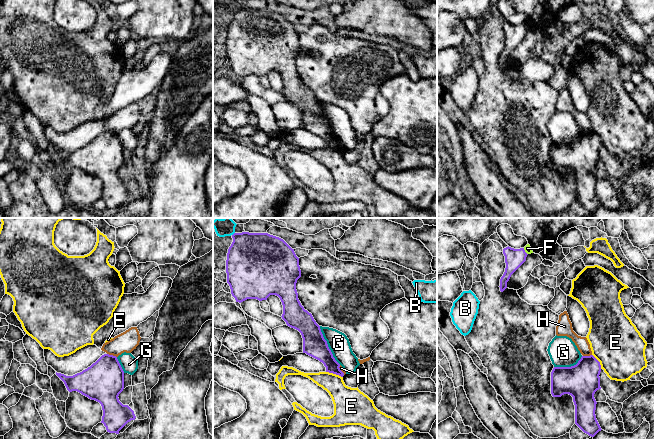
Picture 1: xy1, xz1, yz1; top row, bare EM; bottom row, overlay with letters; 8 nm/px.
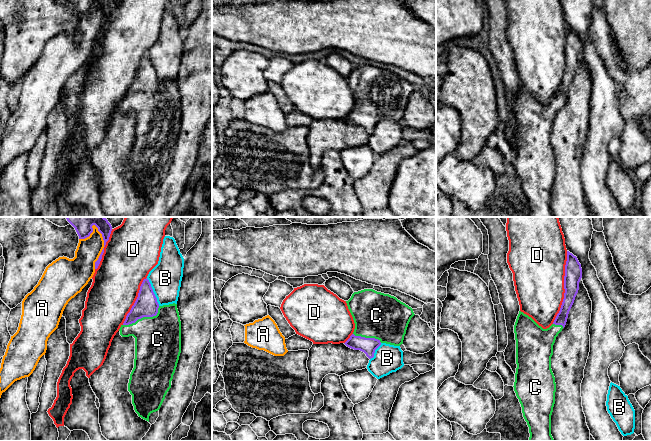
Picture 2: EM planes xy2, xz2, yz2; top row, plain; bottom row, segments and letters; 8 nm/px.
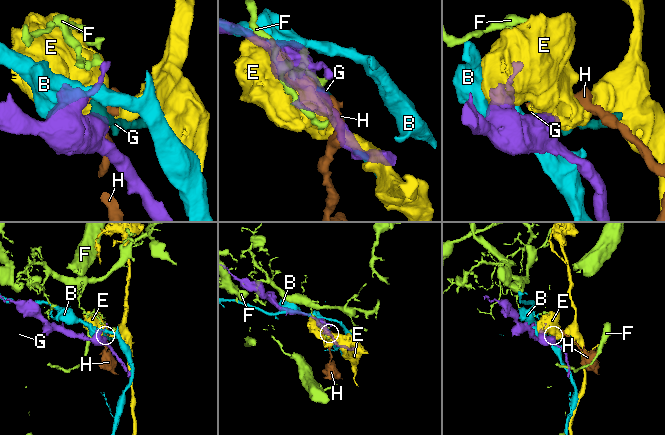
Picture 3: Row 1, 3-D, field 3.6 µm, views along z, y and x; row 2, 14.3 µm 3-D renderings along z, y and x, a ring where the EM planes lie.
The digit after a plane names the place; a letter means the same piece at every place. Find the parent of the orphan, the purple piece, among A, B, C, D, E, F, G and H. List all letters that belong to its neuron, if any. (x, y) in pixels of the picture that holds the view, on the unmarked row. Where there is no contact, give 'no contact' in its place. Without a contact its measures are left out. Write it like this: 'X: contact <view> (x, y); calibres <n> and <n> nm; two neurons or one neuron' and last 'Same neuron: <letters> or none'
A: contact xy2 (104, 22); calibres 110 and 200 nm; two neurons
B: contact xy2 (153, 68); calibres 190 and 260 nm; two neurons
C: contact xy2 (143, 92); calibres 190 and 360 nm; one neuron
D: contact yz2 (564, 63); calibres 140 and 420 nm; two neurons
E: contact xz1 (334, 149); calibres 170 and 220 nm; two neurons
F: contact yz1 (524, 27); calibres 160 and 60 nm; two neurons
G: contact xz1 (327, 121); calibres 190 and 170 nm; two neurons
H: contact xy1 (112, 131); calibres 320 and 160 nm; two neurons
Same neuron: C

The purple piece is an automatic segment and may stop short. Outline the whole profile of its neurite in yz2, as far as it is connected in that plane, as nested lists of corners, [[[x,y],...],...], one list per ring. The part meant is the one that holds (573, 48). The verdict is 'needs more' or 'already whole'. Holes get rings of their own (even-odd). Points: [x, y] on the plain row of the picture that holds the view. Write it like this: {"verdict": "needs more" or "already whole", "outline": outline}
{"verdict": "needs more", "outline": [[[567,27],[564,75],[553,100],[543,105],[531,93],[519,87],[514,101],[517,144],[513,163],[529,203],[529,217],[554,217],[551,191],[556,159],[551,133],[556,113],[566,101],[581,54],[581,40],[576,32]]]}

